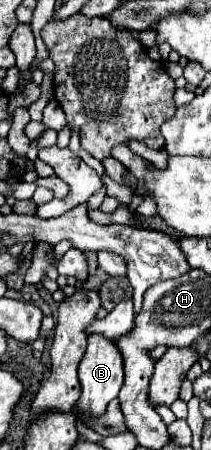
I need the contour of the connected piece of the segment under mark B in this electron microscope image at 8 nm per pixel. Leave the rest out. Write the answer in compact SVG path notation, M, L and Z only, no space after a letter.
M92 333L88 337L88 349L86 349L86 355L82 357L80 367L78 367L78 379L80 379L80 385L82 385L82 393L80 393L80 399L76 401L72 413L76 415L78 423L88 427L90 419L104 415L108 403L112 399L116 399L116 395L118 395L120 387L122 387L122 381L124 381L122 355L118 353L116 345L108 337L96 335L96 333Z

